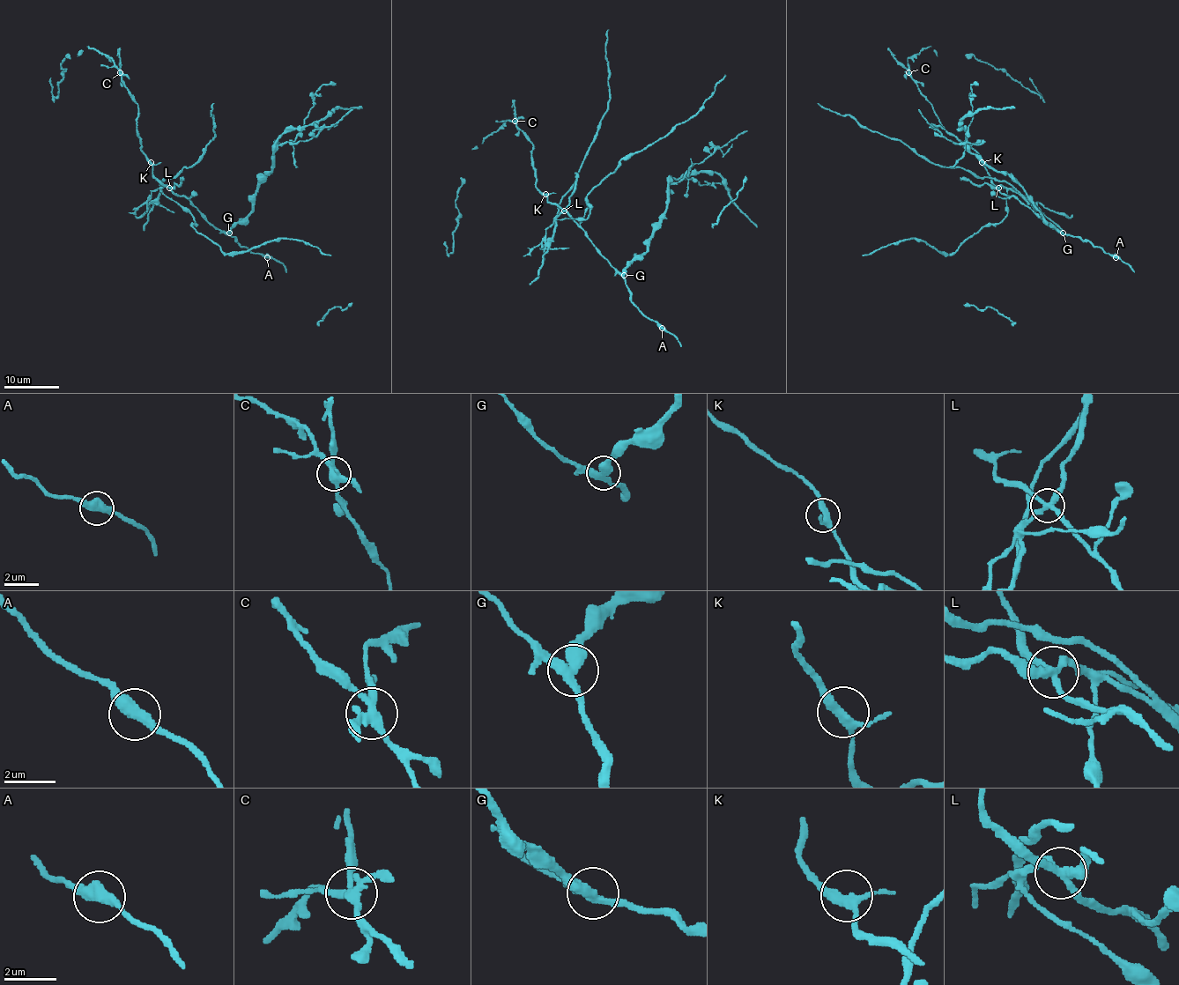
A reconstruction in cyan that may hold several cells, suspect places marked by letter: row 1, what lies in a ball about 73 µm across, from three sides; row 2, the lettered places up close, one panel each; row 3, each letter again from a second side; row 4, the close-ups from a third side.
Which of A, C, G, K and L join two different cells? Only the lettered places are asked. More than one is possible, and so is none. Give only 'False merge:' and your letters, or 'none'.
False merge: C, G, L

